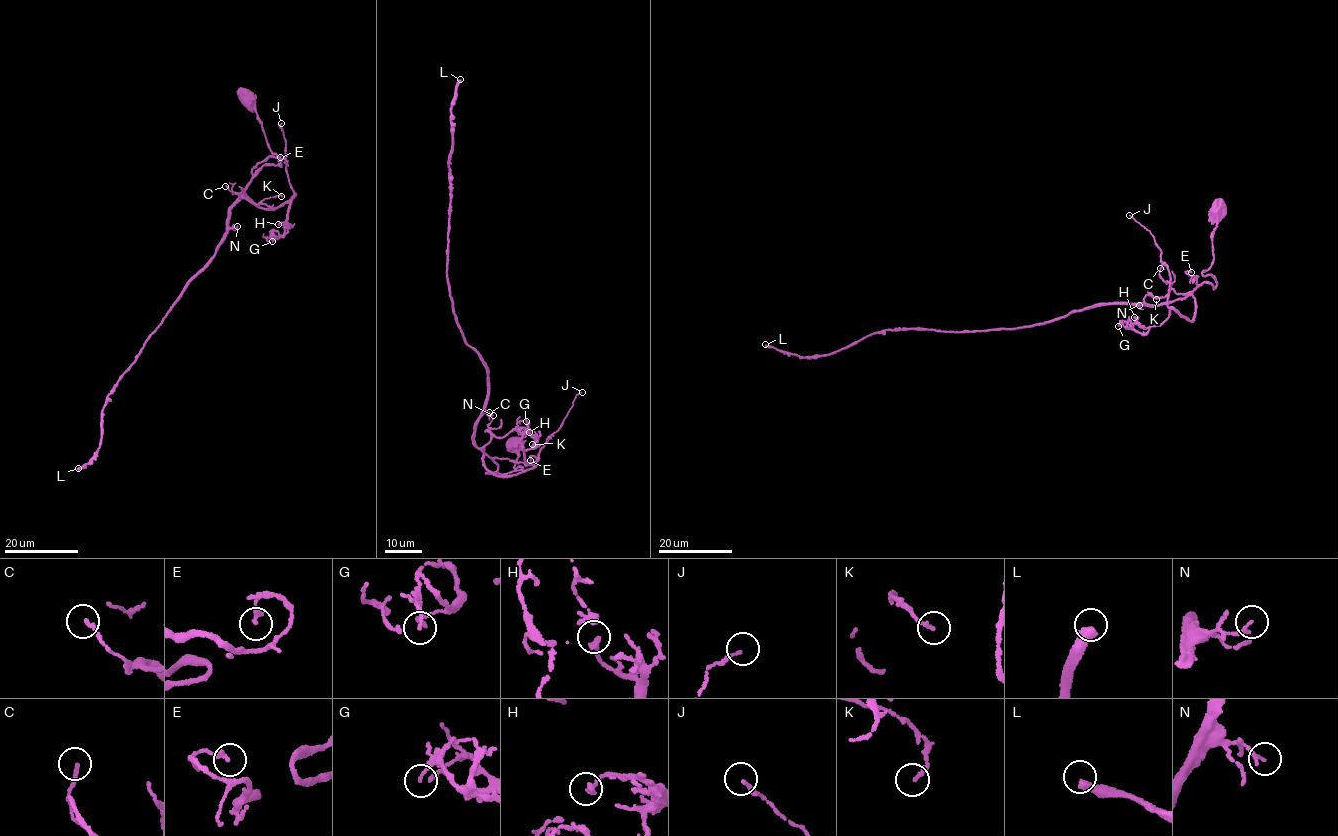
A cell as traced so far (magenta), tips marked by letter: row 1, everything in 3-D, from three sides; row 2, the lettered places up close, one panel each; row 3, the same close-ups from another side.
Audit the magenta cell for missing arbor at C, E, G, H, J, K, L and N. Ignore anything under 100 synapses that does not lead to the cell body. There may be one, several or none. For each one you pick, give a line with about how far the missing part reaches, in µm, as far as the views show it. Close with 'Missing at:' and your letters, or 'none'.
L: 140 µm
Missing at: L

